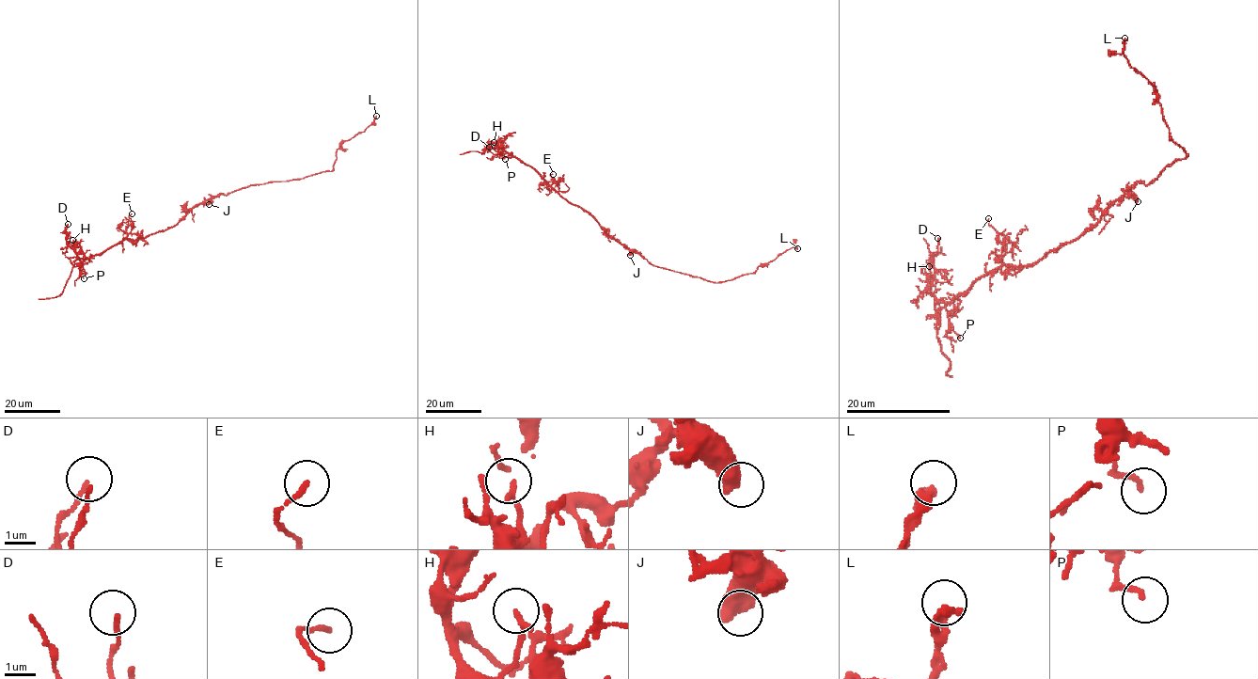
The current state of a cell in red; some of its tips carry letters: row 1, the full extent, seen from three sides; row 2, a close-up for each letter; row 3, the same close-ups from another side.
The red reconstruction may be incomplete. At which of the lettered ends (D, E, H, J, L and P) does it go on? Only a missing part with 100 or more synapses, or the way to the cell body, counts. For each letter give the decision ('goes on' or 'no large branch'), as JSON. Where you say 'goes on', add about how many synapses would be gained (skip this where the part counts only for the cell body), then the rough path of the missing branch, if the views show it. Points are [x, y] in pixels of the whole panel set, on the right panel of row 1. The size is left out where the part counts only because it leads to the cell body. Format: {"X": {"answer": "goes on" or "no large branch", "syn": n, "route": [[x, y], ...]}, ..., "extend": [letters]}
{"D": {"answer": "no large branch"}, "E": {"answer": "no large branch"}, "H": {"answer": "no large branch"}, "J": {"answer": "no large branch"}, "L": {"answer": "no large branch"}, "P": {"answer": "no large branch"}, "extend": []}

